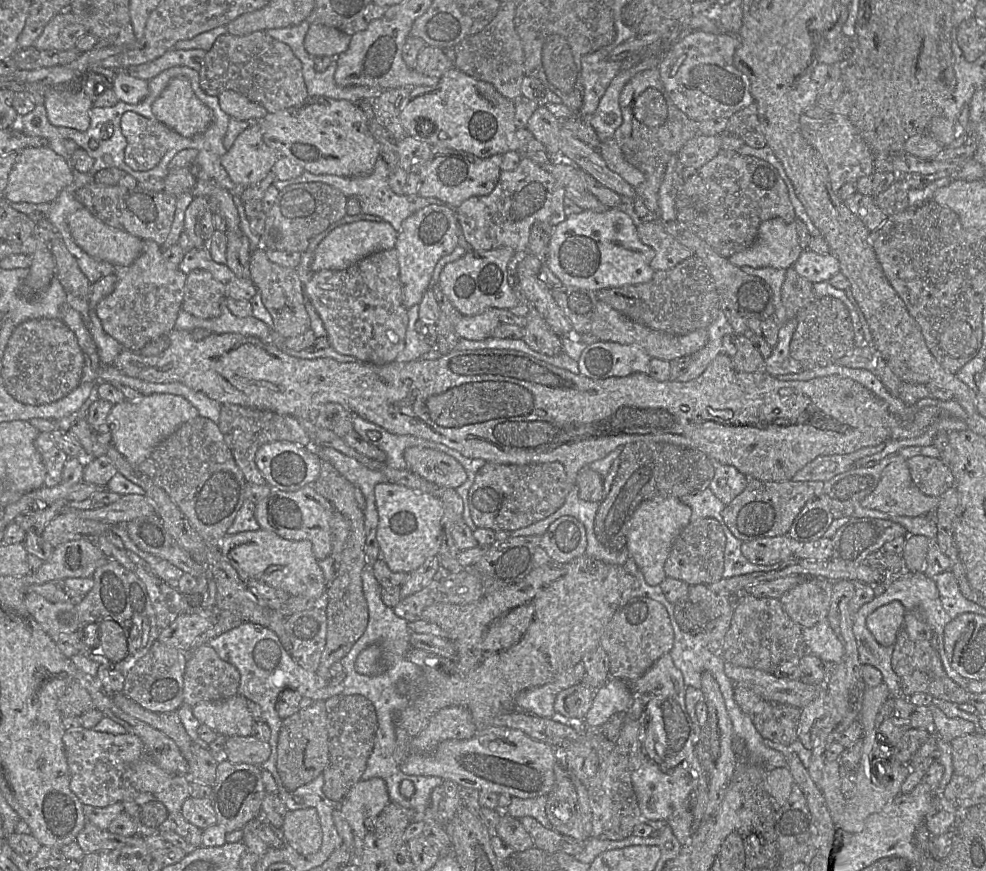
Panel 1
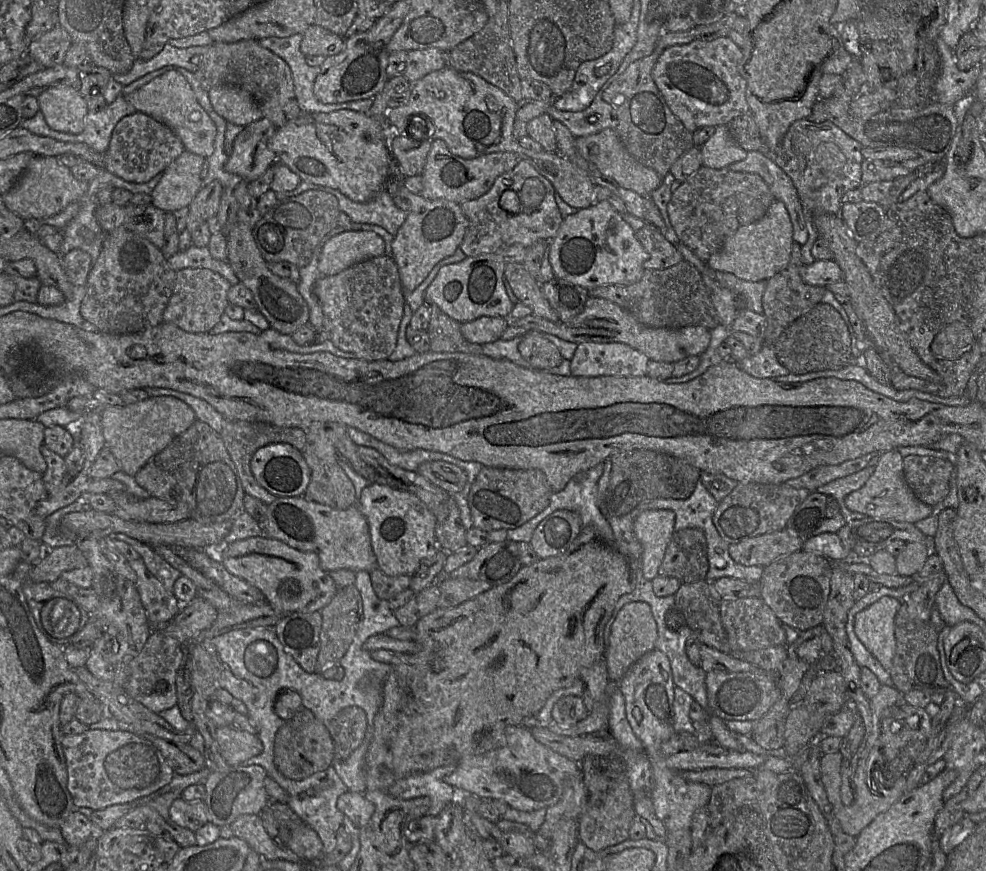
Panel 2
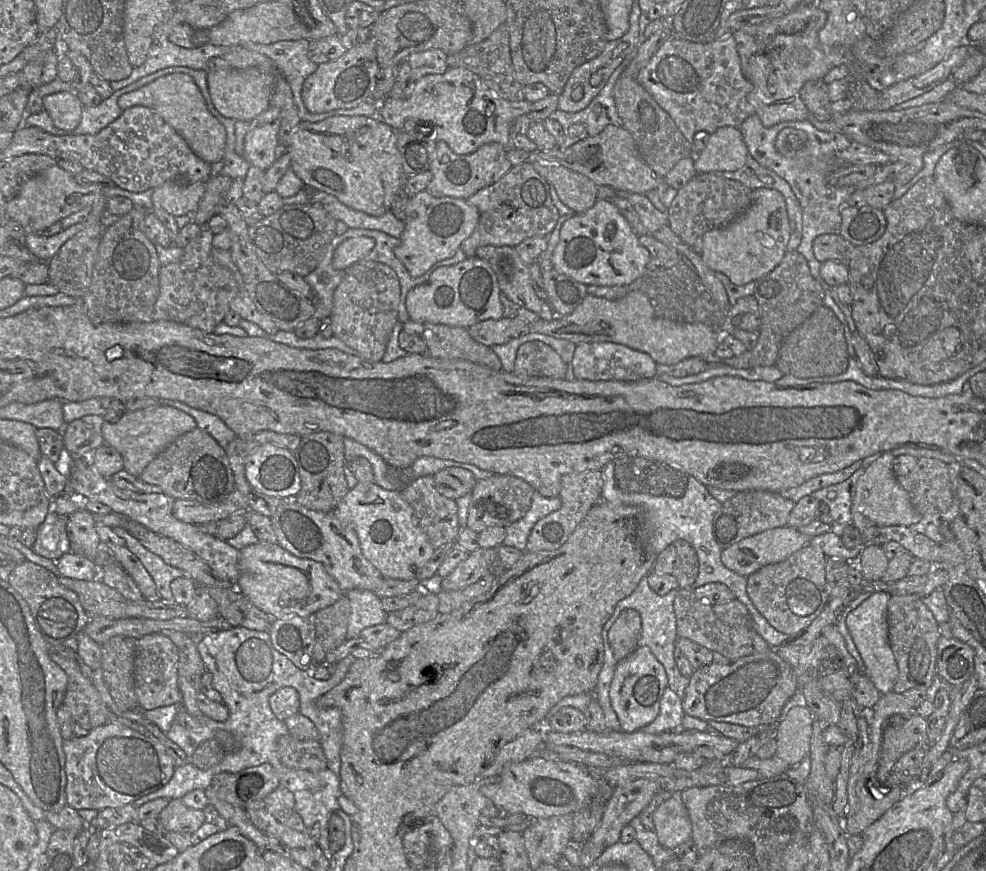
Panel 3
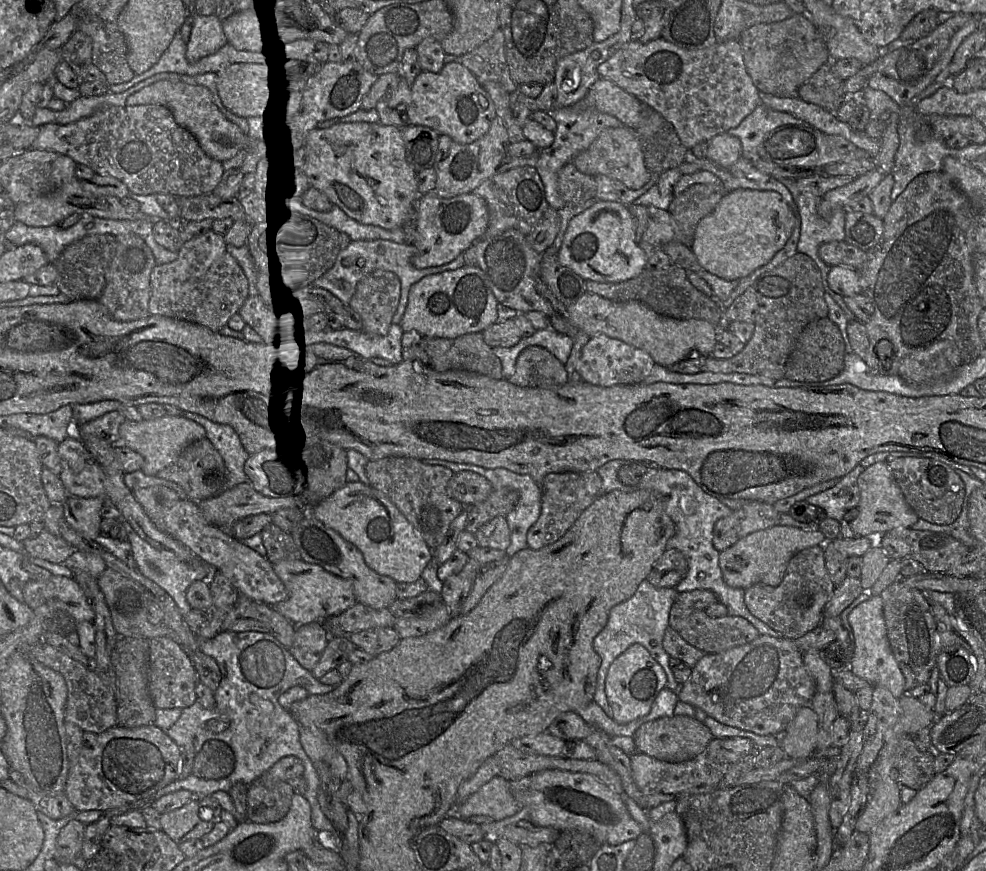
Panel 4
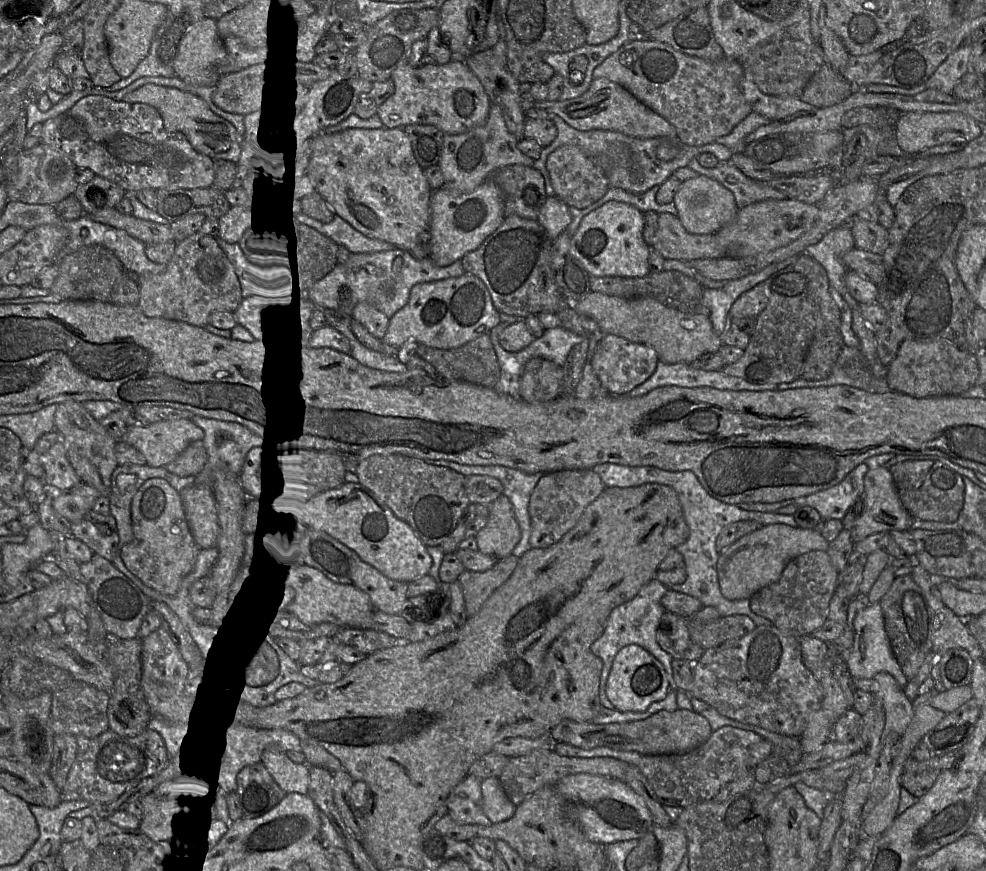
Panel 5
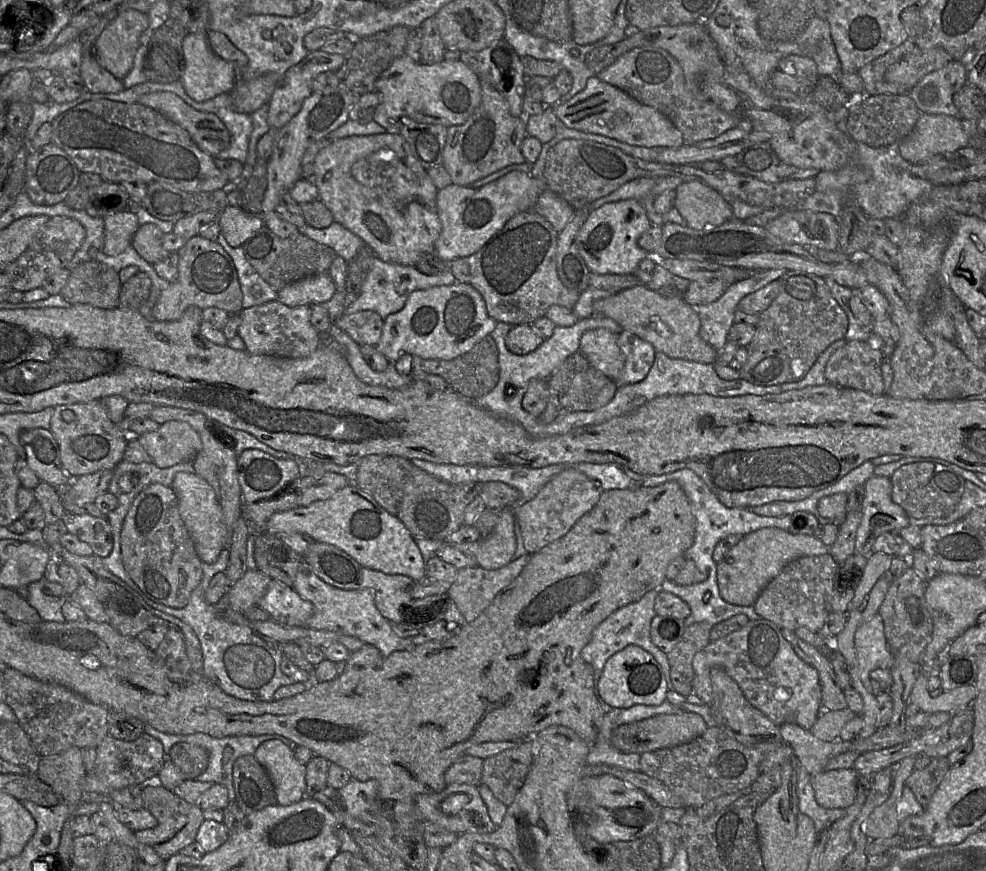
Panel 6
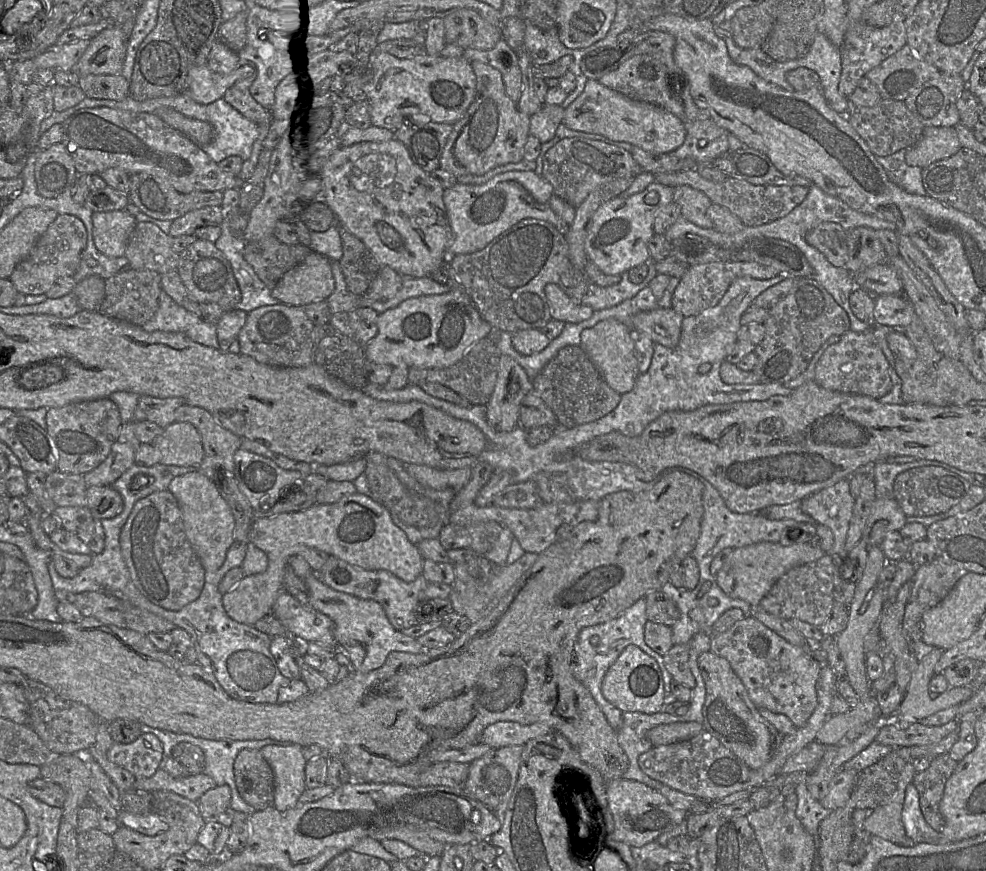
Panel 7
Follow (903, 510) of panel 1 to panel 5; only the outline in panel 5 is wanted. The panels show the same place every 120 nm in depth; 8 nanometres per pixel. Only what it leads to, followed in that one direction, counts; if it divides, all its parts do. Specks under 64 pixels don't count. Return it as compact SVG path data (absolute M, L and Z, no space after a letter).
M879 466L869 469L864 476L864 493L862 495L863 512L856 520L852 530L854 544L875 533L889 531L909 531L914 518L902 505L892 473L889 469Z

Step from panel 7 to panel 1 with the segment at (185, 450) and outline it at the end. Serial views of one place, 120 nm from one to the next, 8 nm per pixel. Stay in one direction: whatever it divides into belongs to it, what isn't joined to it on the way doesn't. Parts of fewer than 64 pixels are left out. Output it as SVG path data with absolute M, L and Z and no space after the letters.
M159 393L115 404L107 417L107 423L113 446L130 464L137 467L179 426L198 416L198 410L184 397Z

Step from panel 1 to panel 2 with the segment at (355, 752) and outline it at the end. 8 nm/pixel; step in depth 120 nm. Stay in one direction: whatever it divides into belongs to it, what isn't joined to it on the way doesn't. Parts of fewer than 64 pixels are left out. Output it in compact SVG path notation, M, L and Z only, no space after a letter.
M357 706L343 708L327 728L335 745L336 760L346 760L368 735L366 713Z

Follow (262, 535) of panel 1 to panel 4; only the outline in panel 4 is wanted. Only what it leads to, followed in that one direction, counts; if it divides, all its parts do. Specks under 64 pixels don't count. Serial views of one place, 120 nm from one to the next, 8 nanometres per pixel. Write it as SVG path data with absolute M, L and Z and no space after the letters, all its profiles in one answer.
M302 559L282 560L273 563L272 568L287 590L287 598L272 607L293 625L308 624L338 615L357 602L350 581L324 570L317 564L307 563Z

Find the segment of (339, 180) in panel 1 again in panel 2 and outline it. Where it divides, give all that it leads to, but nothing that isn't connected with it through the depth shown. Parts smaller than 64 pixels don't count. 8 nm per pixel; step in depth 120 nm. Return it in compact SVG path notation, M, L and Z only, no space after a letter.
M302 181L296 189L279 193L277 197L278 200L283 200L311 189L333 194L338 199L340 211L348 215L351 222L380 226L392 236L396 236L407 217L407 212L396 206L394 199L389 195L386 188L380 190L367 202L358 203L350 200L336 189Z

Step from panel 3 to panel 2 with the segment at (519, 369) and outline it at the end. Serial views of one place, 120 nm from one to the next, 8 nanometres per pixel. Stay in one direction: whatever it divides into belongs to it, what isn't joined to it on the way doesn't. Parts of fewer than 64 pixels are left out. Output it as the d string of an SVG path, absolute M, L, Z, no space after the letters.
M527 331L518 345L518 351L529 367L547 370L558 366L563 357L543 334L540 331Z

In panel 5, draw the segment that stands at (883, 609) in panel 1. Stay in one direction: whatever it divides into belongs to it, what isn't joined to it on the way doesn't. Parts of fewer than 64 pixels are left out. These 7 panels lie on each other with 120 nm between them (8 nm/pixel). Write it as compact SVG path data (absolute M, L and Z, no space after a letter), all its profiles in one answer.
M881 603L869 604L857 613L853 621L854 642L847 653L846 665L854 679L871 679L879 672L891 674L901 688L905 688L908 680L902 672L894 654L885 630Z

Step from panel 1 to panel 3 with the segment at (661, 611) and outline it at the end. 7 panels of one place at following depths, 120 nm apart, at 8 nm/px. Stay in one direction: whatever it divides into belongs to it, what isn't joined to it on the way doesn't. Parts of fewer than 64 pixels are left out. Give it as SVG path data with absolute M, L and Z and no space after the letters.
M626 609L619 615L608 632L608 641L615 659L619 662L637 647L641 635L641 616L634 609Z

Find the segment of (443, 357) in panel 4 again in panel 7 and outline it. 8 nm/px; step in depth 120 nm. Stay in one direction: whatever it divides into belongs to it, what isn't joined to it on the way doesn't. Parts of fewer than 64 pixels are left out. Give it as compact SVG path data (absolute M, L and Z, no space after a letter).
M486 336L476 342L466 351L463 357L450 367L443 369L410 368L408 384L424 385L438 383L446 386L469 401L471 405L486 405L494 391L498 375L499 356L497 345L493 337Z

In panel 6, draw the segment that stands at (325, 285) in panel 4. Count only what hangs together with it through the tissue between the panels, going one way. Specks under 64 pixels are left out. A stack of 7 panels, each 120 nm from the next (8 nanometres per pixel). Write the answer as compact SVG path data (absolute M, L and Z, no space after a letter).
M378 257L373 258L373 263L368 275L366 276L358 298L349 305L344 311L344 299L346 297L345 289L343 291L335 291L330 300L325 302L324 307L329 313L331 324L338 317L346 314L352 314L360 310L371 310L378 313L381 318L385 319L392 313L400 311L409 295L417 290L425 290L437 286L449 286L456 283L456 278L450 269L445 270L437 275L426 275L421 273L415 266L399 265L384 262Z

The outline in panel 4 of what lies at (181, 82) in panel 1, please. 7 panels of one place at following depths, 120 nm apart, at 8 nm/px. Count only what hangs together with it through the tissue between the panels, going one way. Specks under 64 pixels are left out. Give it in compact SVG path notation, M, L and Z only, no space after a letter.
M161 80L131 94L124 106L155 104L167 108L178 126L188 131L196 140L202 152L209 158L224 161L234 157L239 151L257 152L258 143L243 134L239 127L227 120L211 99L209 90L185 83Z

